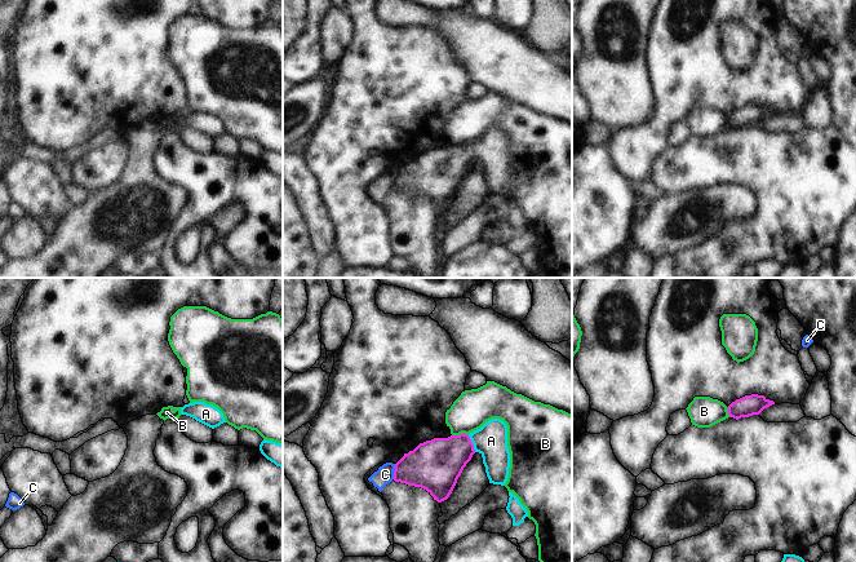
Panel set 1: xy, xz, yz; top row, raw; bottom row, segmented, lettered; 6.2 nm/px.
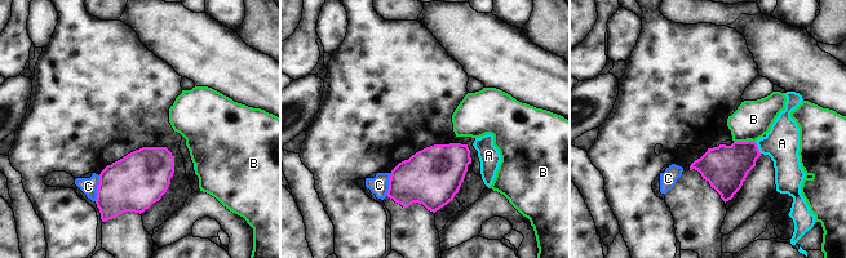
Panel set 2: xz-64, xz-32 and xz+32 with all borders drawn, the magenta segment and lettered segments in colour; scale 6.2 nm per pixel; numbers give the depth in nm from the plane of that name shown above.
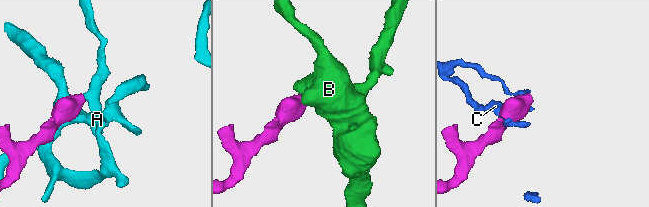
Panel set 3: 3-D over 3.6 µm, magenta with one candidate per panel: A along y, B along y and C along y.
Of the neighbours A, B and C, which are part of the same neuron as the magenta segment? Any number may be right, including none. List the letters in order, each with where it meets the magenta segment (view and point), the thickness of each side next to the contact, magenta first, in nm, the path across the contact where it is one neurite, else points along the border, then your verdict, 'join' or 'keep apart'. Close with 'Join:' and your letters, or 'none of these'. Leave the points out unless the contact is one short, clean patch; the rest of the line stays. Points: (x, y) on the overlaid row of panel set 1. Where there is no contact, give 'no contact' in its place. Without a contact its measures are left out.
A: meets magenta in xz at (471, 443); 300 nm thick on the magenta side, 200 nm on the other; runs through xz (438, 463), (471, 443), (491, 441); join
B: meets magenta in xz at (460, 434); 320 nm thick on the magenta side, 240 nm on the other; keep apart
C: meets magenta in xz at (394, 472); 320 nm thick on the magenta side, 110 nm on the other; keep apart
Join: A

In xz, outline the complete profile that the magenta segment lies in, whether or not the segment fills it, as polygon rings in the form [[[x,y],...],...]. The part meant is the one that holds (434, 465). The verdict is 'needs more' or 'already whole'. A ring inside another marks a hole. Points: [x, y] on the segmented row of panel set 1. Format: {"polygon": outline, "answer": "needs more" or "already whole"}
{"polygon": [[[500,419],[487,421],[469,435],[462,433],[420,443],[395,464],[394,481],[421,487],[442,503],[449,497],[475,452],[483,457],[489,483],[505,486],[510,452],[507,426]]], "answer": "needs more"}

